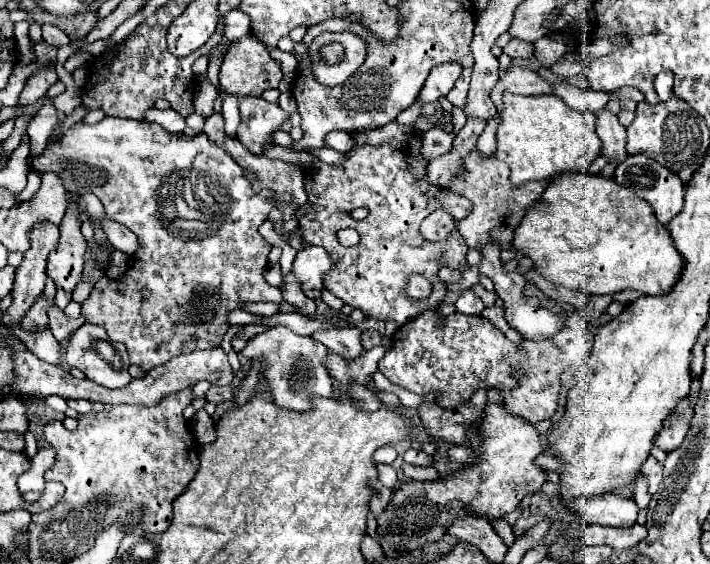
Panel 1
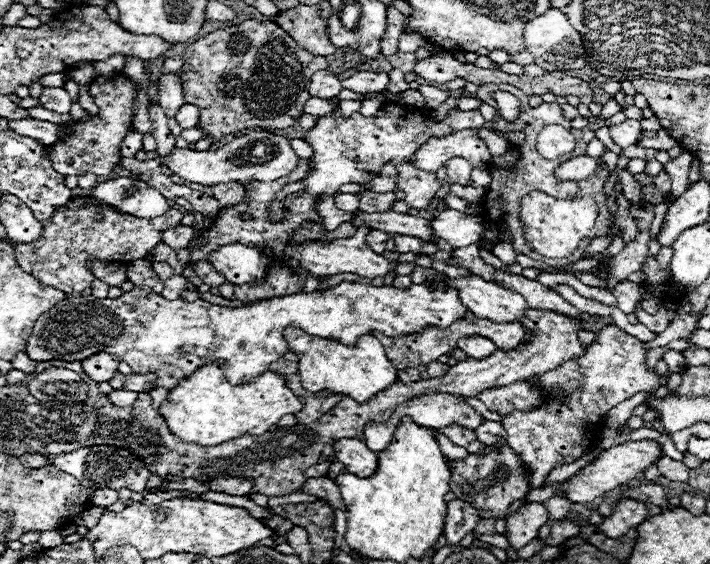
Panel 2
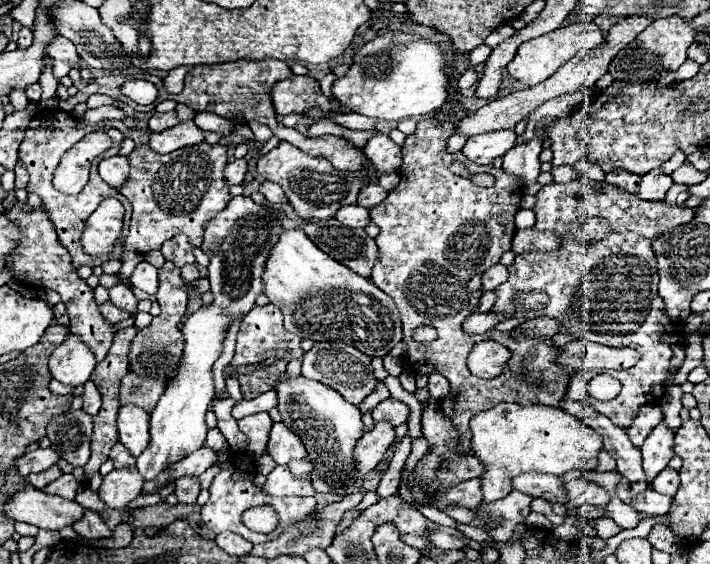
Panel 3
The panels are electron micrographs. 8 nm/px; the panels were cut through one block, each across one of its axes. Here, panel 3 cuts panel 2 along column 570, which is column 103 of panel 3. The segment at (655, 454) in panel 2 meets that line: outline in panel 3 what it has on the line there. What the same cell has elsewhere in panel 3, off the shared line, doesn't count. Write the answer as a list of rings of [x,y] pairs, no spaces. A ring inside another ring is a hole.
[[[134,466],[114,468],[110,474],[104,476],[98,494],[110,508],[122,510],[126,508],[126,504],[140,496],[142,484],[142,476]]]

